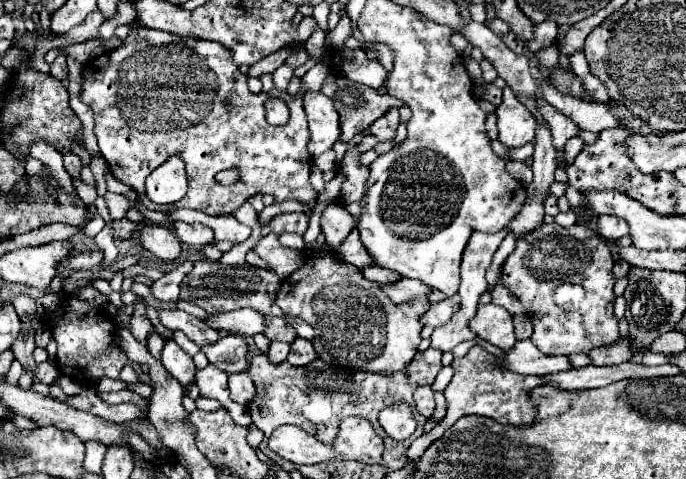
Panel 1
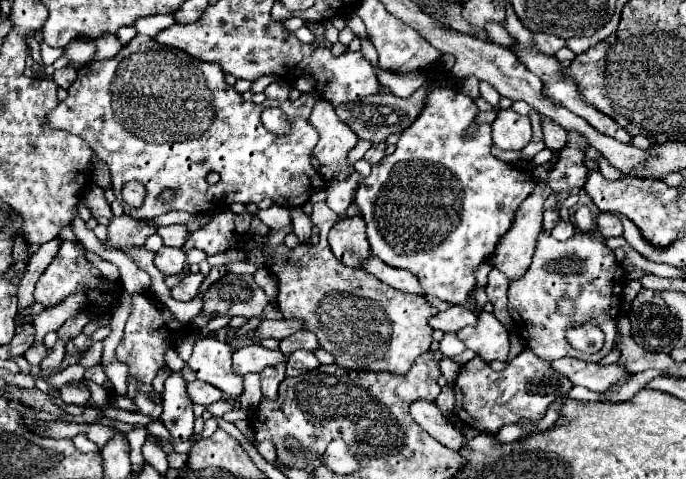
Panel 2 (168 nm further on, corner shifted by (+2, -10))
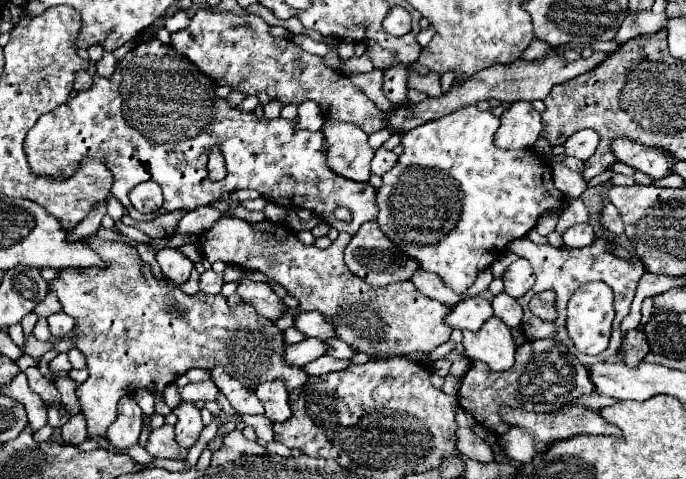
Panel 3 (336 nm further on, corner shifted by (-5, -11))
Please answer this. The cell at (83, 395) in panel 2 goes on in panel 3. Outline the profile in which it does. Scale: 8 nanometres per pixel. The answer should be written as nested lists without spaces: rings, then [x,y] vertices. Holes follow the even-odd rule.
[[[89,236],[87,242],[105,262],[111,262],[111,266],[65,268],[51,284],[51,290],[57,292],[63,312],[75,318],[73,330],[63,340],[75,340],[75,348],[87,358],[89,378],[77,388],[77,398],[81,402],[81,412],[87,418],[87,430],[91,436],[107,432],[107,426],[117,416],[117,402],[121,396],[133,394],[137,388],[161,394],[167,384],[171,384],[177,376],[183,376],[189,368],[213,368],[215,364],[221,364],[229,376],[241,380],[241,384],[249,390],[257,390],[259,384],[269,380],[283,380],[287,382],[287,390],[293,390],[309,378],[303,368],[289,368],[289,364],[285,364],[285,358],[281,356],[281,352],[285,352],[283,330],[265,316],[257,314],[253,306],[245,302],[229,306],[227,296],[223,294],[211,296],[197,292],[189,296],[177,284],[155,278],[151,266],[141,262],[133,246],[101,240],[99,236]]]

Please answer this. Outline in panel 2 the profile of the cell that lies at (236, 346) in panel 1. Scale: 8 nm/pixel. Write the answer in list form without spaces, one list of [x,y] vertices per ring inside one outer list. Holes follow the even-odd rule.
[[[246,345],[232,353],[232,367],[236,375],[246,375],[250,371],[262,371],[268,365],[284,363],[288,357],[280,351],[270,351],[260,345]]]

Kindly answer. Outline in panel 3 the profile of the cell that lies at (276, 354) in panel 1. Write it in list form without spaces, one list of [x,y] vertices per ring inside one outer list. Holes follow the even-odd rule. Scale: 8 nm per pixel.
[[[273,380],[273,382],[265,382],[261,384],[261,388],[257,388],[257,398],[263,402],[265,406],[265,416],[275,424],[275,422],[285,422],[291,416],[291,408],[289,408],[289,394],[287,388],[281,380]]]

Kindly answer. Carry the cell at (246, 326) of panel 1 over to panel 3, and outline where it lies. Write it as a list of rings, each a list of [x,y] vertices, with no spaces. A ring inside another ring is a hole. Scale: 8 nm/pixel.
[[[303,312],[303,314],[299,314],[297,320],[295,320],[295,328],[301,330],[305,336],[315,336],[315,338],[321,338],[321,340],[335,338],[333,324],[329,324],[325,320],[325,316],[321,316],[321,312]]]

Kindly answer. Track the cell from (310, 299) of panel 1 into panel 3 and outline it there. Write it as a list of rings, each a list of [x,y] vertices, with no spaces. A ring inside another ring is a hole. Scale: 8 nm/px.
[[[221,218],[199,236],[199,250],[209,262],[223,260],[225,264],[267,274],[271,280],[285,286],[291,296],[299,298],[299,310],[321,312],[335,326],[339,340],[375,360],[411,352],[433,352],[447,342],[453,328],[445,324],[443,318],[451,308],[417,292],[413,282],[377,288],[353,276],[344,262],[344,249],[349,240],[351,236],[341,232],[331,248],[319,250],[317,246],[299,242],[287,224],[275,224],[271,220],[251,224],[239,218]]]

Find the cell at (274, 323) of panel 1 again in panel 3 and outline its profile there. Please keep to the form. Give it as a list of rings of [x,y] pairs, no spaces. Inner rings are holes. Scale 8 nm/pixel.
[[[333,338],[333,340],[327,340],[327,342],[329,342],[329,354],[331,354],[331,356],[335,356],[335,358],[345,358],[345,360],[349,360],[349,358],[355,356],[355,354],[353,354],[353,348],[345,346],[341,340]]]

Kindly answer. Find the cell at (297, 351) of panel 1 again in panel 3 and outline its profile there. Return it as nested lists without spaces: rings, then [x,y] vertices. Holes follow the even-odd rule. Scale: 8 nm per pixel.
[[[321,356],[319,360],[313,360],[311,364],[307,364],[303,370],[309,376],[321,376],[321,374],[329,374],[329,372],[341,372],[349,366],[347,360],[337,360],[333,356]]]

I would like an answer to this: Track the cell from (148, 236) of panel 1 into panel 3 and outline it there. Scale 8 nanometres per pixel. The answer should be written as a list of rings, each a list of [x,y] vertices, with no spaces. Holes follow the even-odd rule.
[[[163,248],[163,250],[159,250],[157,252],[157,262],[159,262],[165,278],[169,278],[175,284],[187,282],[189,274],[193,270],[193,262],[189,258],[185,258],[175,248]]]

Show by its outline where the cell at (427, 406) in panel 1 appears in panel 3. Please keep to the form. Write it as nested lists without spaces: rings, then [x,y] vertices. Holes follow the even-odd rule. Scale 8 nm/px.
[[[459,428],[457,432],[457,450],[461,452],[461,456],[477,460],[477,462],[495,462],[493,458],[493,450],[491,446],[481,440],[471,428]]]

